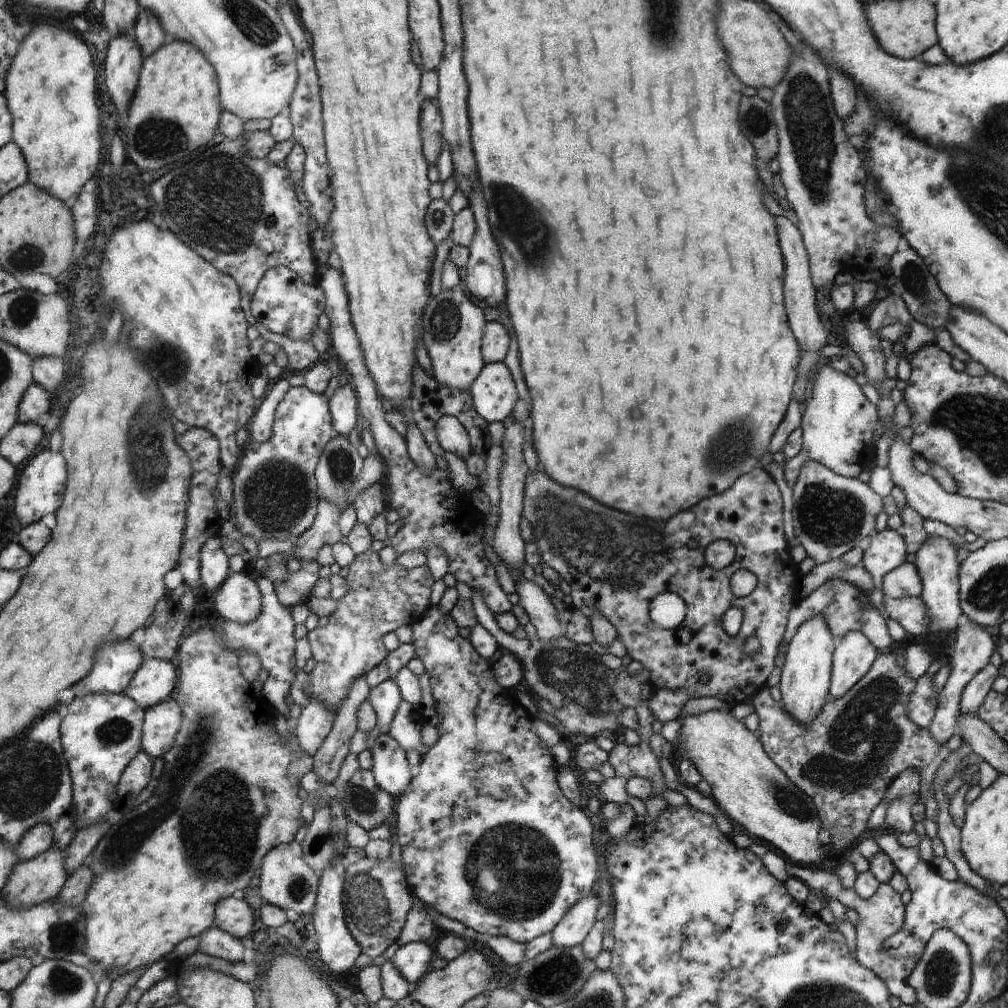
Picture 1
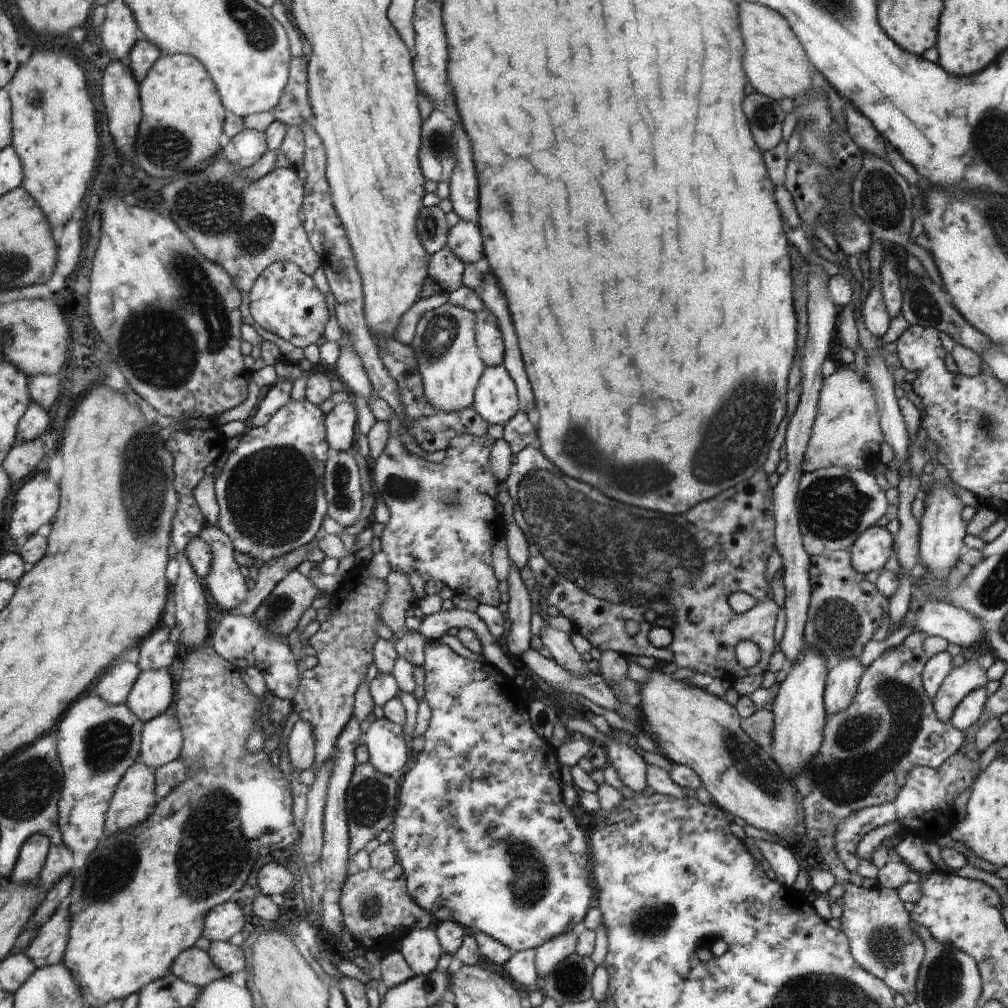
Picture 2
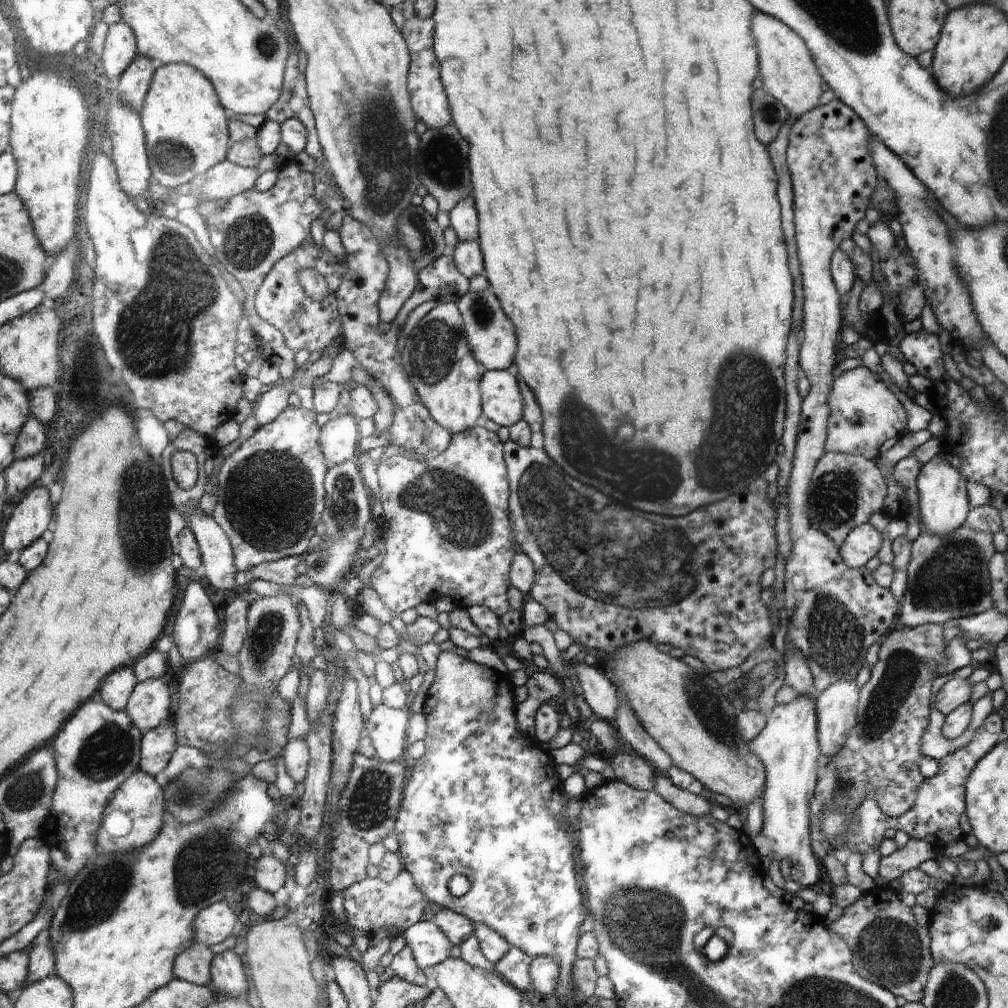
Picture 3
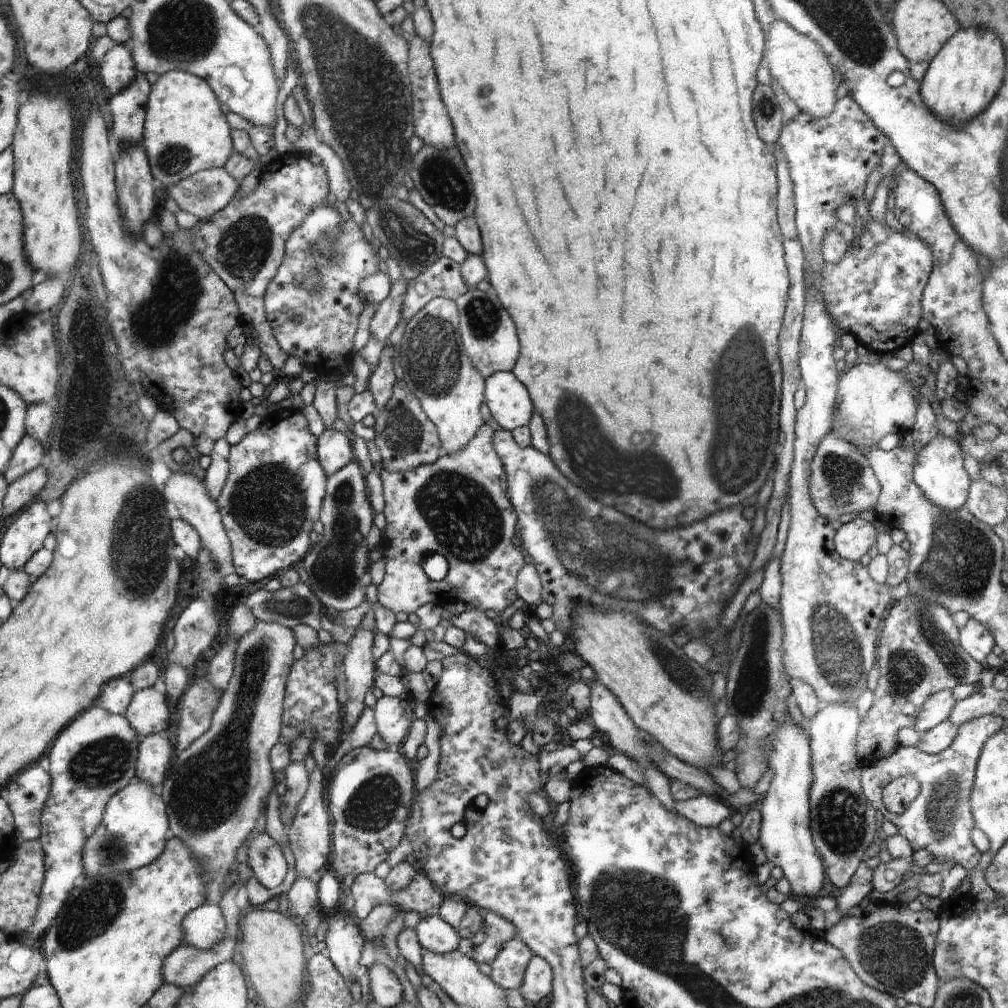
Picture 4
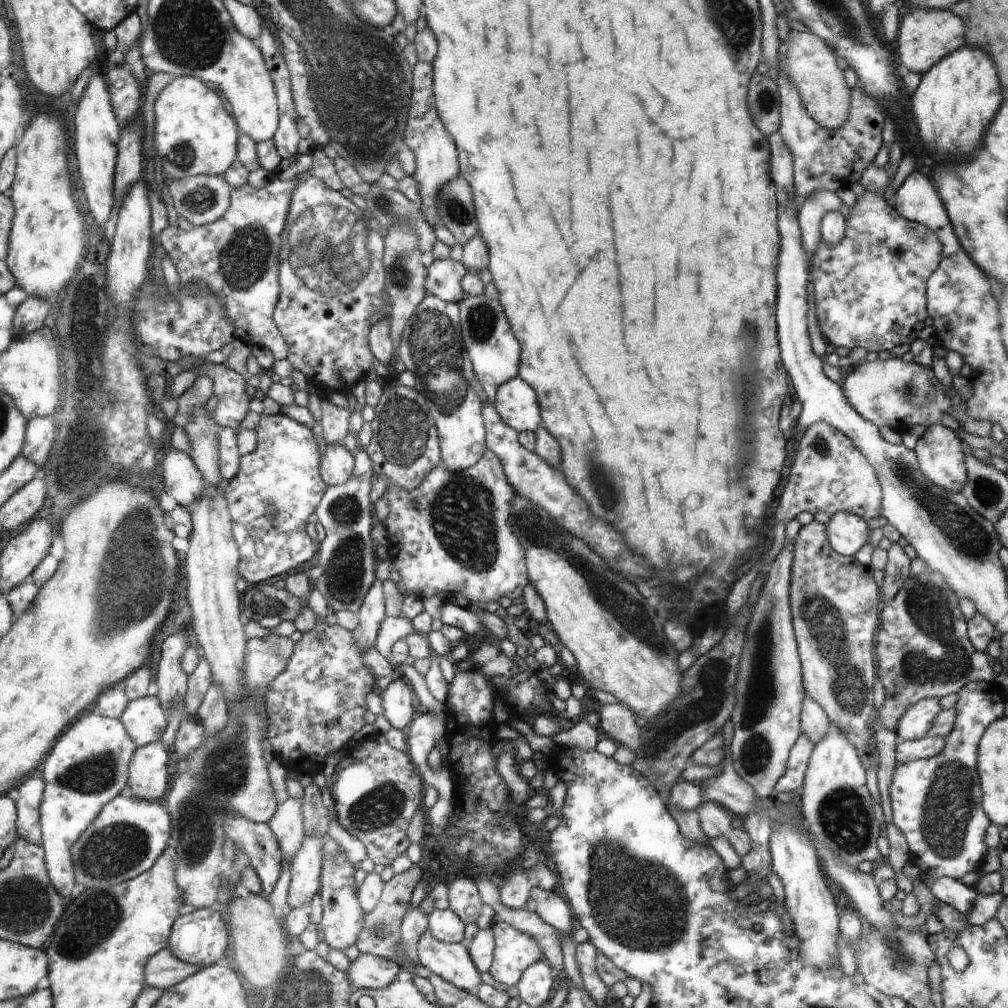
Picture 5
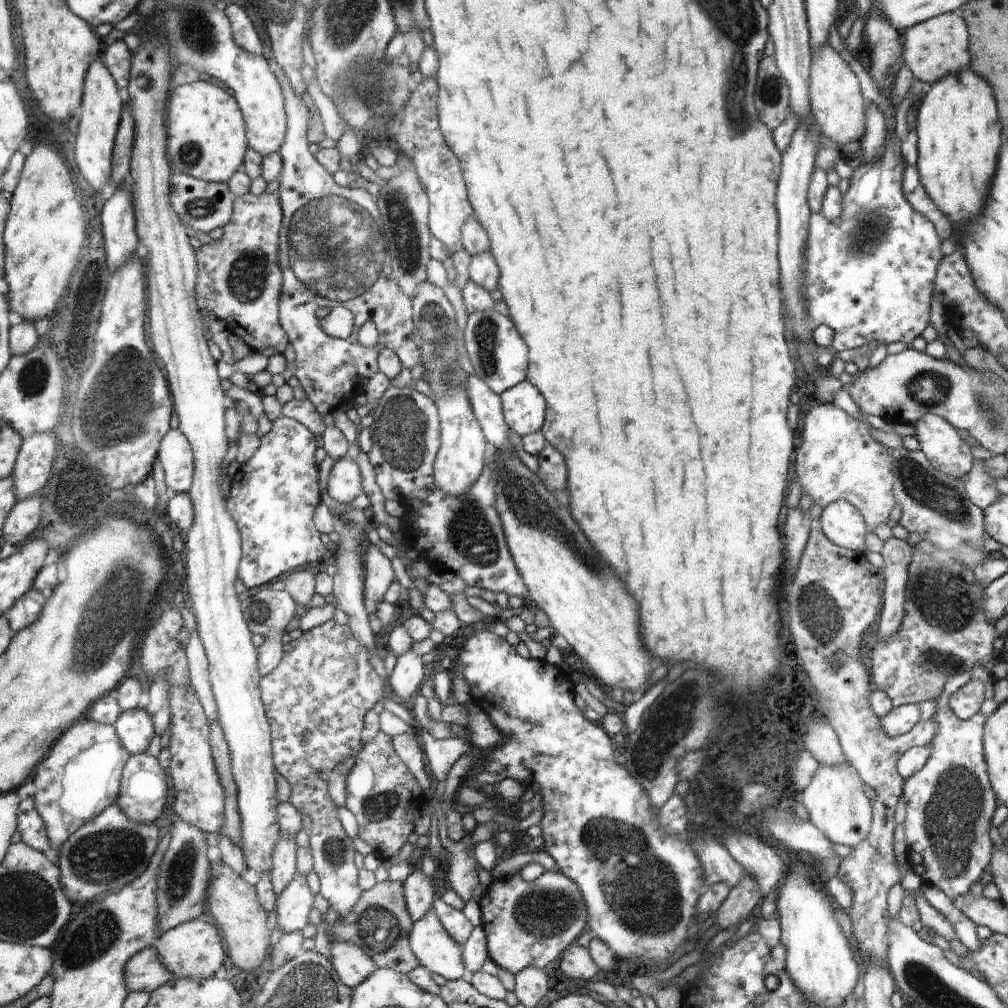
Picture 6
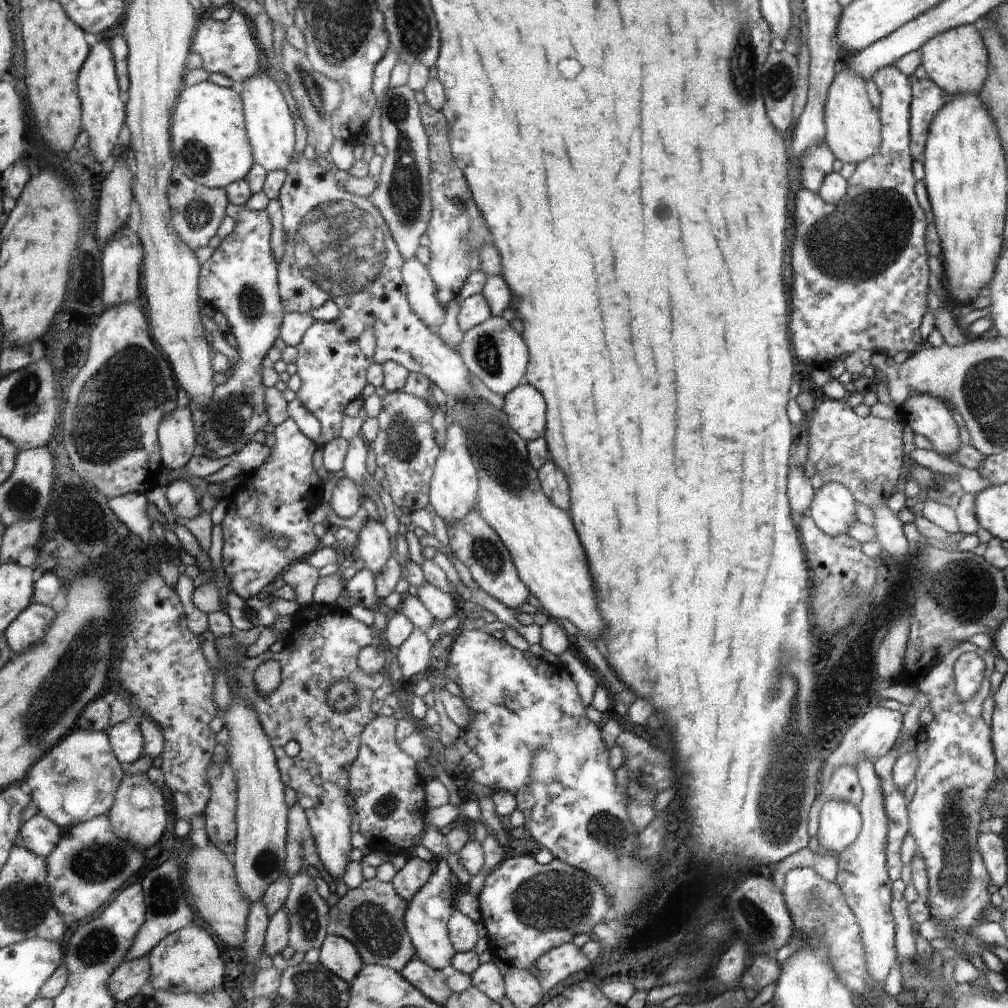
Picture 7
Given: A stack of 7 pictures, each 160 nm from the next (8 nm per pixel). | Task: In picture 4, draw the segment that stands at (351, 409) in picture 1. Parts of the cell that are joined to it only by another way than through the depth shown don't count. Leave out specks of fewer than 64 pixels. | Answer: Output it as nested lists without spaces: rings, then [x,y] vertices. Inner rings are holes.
[[[328,427],[318,438],[318,456],[327,476],[353,460],[352,436]]]

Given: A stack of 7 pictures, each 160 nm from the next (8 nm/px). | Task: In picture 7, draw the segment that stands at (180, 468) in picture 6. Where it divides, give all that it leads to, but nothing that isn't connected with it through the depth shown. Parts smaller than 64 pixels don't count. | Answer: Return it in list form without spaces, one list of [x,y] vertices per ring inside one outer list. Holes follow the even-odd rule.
[[[180,406],[172,416],[166,416],[159,425],[158,437],[162,464],[166,469],[184,468],[198,452],[196,430],[188,406]]]

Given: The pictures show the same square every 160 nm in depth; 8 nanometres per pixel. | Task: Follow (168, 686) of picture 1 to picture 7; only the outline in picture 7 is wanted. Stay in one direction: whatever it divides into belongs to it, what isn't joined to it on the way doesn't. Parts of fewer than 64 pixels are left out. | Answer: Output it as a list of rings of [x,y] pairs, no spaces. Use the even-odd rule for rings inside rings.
[[[118,722],[108,729],[114,753],[121,764],[132,764],[145,754],[145,734],[138,726],[128,722]]]

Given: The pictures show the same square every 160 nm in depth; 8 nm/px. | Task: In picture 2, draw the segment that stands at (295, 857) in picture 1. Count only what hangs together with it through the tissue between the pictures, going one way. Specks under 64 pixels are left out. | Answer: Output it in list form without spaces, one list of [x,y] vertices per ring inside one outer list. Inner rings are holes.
[[[270,858],[266,859],[256,871],[258,890],[269,897],[272,894],[284,894],[290,890],[294,876],[288,872],[288,868],[280,866]]]

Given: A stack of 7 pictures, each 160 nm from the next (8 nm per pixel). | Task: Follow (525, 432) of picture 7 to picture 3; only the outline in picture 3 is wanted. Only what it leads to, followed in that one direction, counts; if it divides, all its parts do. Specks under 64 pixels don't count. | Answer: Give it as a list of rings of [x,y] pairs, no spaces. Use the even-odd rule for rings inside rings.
[[[508,369],[486,371],[480,382],[485,414],[504,432],[524,418],[525,401],[520,379]]]

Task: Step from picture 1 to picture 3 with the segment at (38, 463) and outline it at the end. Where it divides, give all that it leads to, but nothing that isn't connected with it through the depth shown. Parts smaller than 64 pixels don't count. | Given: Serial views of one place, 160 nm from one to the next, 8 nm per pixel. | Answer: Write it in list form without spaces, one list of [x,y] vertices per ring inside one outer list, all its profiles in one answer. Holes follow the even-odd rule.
[[[48,487],[33,488],[26,495],[25,499],[18,502],[11,519],[7,525],[5,532],[5,547],[9,553],[14,550],[24,552],[28,546],[32,546],[38,538],[44,536],[44,532],[50,528],[54,520],[54,504],[52,504],[52,496]]]

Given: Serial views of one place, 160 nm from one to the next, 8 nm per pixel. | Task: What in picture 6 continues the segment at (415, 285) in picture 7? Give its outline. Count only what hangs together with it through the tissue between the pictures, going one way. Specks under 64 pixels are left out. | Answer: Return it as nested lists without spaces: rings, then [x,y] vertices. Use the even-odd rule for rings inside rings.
[[[420,282],[413,302],[413,317],[416,321],[417,339],[424,372],[430,372],[428,384],[434,395],[434,404],[441,414],[441,451],[438,452],[437,484],[446,496],[465,496],[476,480],[481,479],[485,469],[486,440],[482,436],[481,422],[473,410],[469,393],[464,390],[464,372],[458,362],[458,352],[454,348],[454,308],[446,300],[443,290],[430,282]]]

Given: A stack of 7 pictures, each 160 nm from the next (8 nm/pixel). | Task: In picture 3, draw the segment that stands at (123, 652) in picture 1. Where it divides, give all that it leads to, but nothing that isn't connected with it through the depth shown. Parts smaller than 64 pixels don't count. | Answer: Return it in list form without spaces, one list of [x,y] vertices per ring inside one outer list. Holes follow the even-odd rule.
[[[132,667],[119,668],[105,680],[97,700],[107,704],[111,709],[124,711],[137,682]]]

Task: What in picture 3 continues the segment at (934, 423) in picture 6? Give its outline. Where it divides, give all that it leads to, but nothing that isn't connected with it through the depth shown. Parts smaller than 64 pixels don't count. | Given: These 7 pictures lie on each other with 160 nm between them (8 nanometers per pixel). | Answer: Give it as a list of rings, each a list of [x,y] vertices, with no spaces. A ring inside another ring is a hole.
[[[939,454],[921,466],[917,476],[917,492],[919,518],[924,531],[946,536],[952,535],[958,527],[962,527],[966,514],[972,507],[966,494],[966,479],[957,468],[952,468]]]

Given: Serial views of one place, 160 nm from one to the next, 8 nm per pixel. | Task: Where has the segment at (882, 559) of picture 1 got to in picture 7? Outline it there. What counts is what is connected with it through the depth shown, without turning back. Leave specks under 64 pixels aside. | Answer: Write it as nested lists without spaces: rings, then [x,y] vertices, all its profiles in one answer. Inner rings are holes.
[[[826,482],[814,494],[812,504],[808,508],[809,516],[812,518],[814,524],[821,529],[822,532],[836,538],[836,536],[846,535],[848,528],[856,522],[856,498],[852,498],[853,494],[850,493],[848,488],[844,488],[838,482]]]

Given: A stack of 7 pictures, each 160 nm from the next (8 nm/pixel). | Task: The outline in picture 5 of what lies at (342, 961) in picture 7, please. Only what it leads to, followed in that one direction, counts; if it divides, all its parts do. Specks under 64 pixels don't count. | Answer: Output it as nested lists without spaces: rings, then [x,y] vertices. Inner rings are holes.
[[[360,953],[355,960],[350,960],[346,970],[355,984],[355,988],[386,988],[396,979],[400,971],[398,964],[392,960],[370,954]]]

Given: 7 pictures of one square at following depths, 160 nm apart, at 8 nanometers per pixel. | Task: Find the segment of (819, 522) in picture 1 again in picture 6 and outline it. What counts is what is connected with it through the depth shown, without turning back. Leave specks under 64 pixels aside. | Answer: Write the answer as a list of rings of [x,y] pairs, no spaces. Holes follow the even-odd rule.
[[[817,403],[804,418],[804,430],[802,430],[793,474],[796,474],[802,496],[810,494],[813,504],[818,504],[822,508],[828,507],[840,499],[846,500],[846,503],[852,504],[865,518],[869,533],[875,534],[874,529],[888,520],[897,500],[892,494],[890,456],[889,452],[886,452],[888,448],[872,438],[870,435],[872,427],[870,427],[854,420],[840,407],[835,407],[833,404]]]

